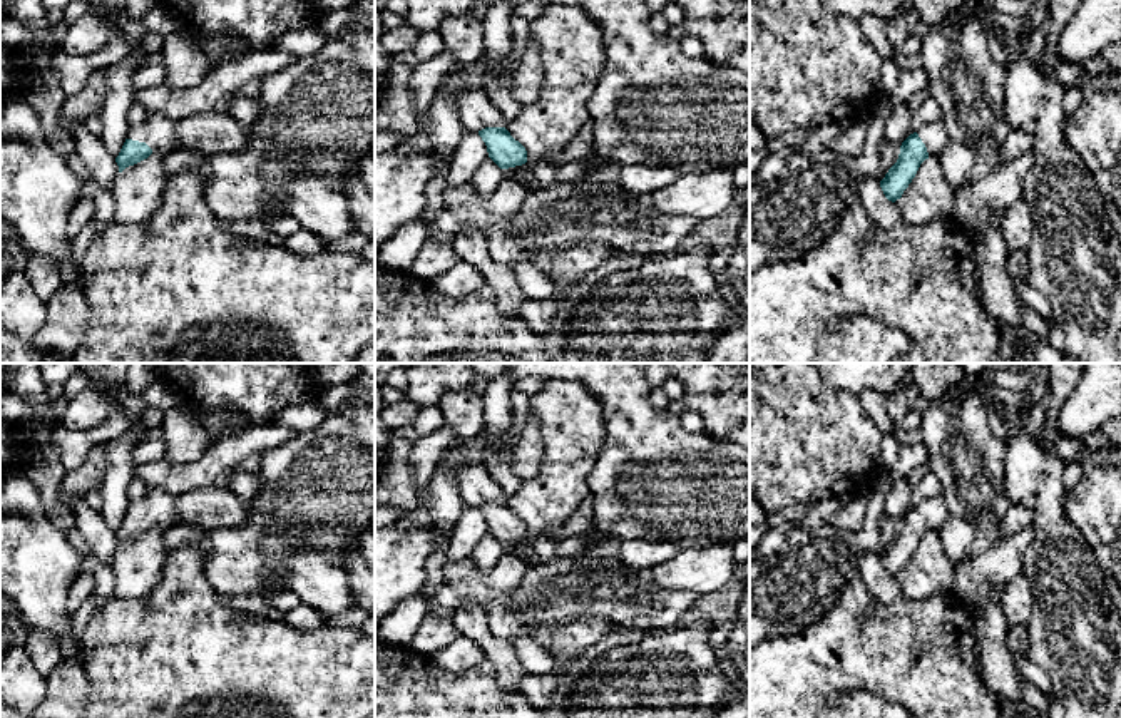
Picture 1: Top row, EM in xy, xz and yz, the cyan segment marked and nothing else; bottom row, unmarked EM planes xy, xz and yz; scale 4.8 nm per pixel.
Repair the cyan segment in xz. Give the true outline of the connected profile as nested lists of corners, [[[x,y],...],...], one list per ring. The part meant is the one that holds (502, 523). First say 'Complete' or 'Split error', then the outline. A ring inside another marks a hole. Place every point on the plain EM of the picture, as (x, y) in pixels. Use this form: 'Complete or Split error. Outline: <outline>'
Split error. Outline: [[[485,502],[479,510],[487,521],[489,532],[507,554],[522,559],[527,566],[547,562],[555,556],[555,542],[545,534],[529,537],[525,522],[505,502]]]

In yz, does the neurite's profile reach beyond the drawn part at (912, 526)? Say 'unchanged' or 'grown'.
grown

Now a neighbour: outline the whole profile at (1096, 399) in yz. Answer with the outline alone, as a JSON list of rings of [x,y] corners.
[[[1084,363],[1077,385],[1059,410],[1057,430],[1064,437],[1083,440],[1119,415],[1121,365]]]

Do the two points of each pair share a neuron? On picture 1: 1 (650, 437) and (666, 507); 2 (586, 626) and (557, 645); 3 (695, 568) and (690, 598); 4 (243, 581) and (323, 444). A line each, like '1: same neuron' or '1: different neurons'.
1: same neuron
2: same neuron
3: different neurons
4: same neuron

